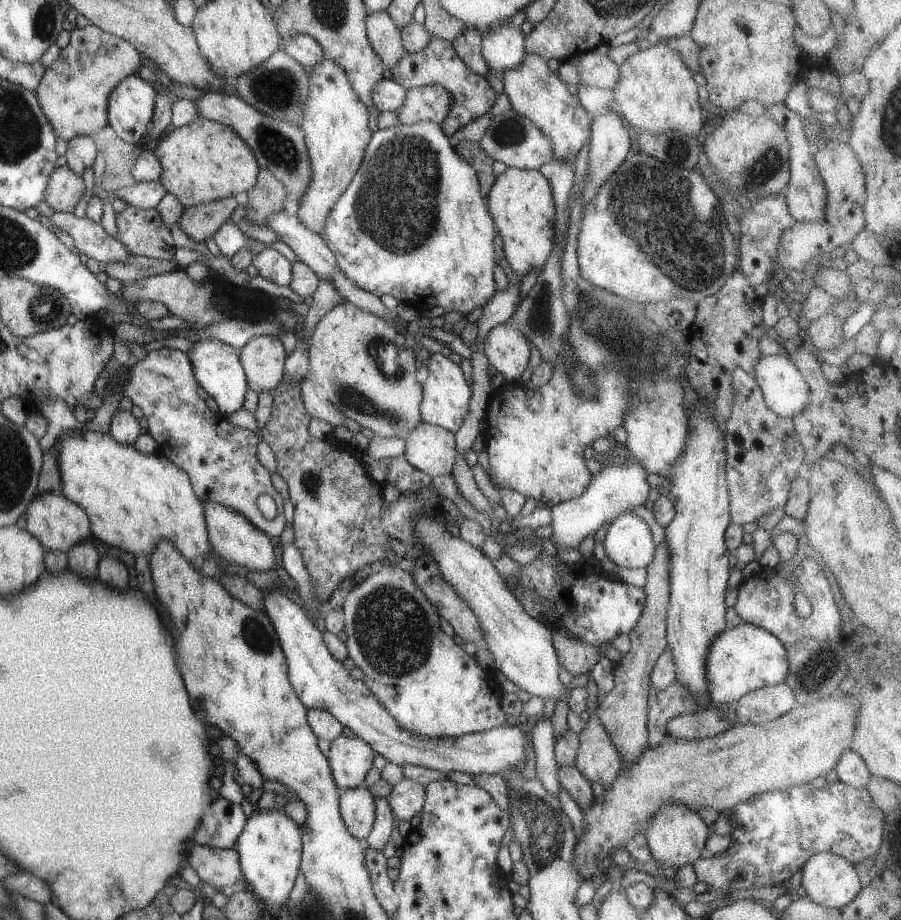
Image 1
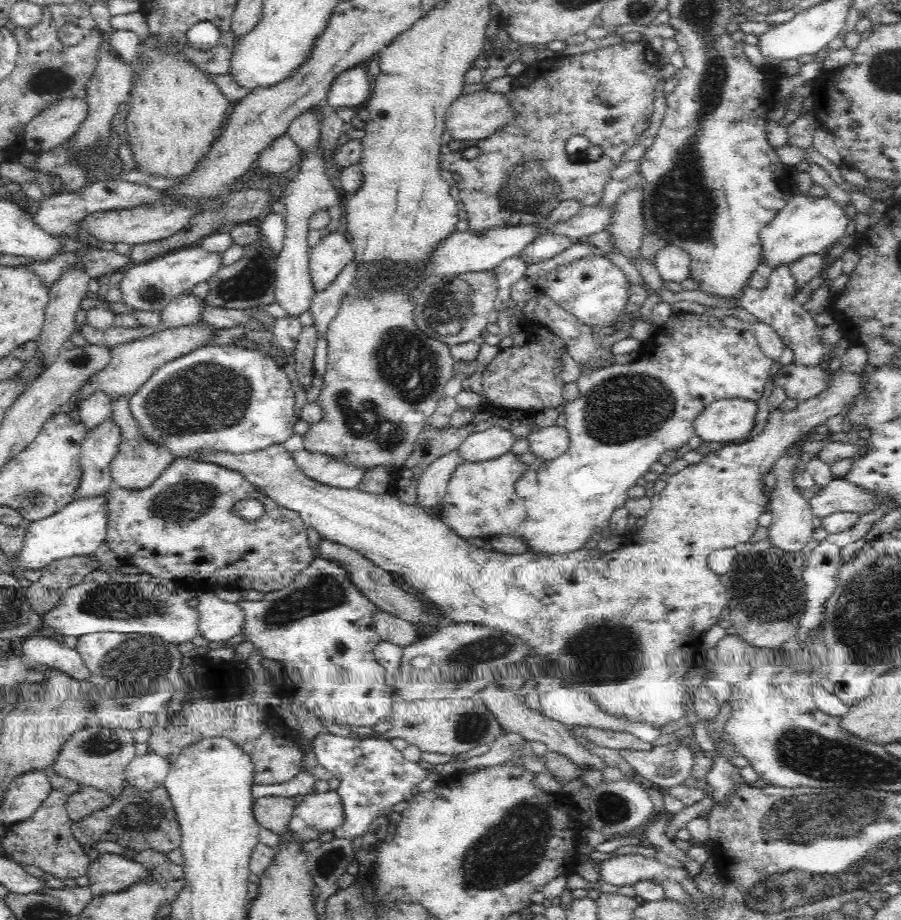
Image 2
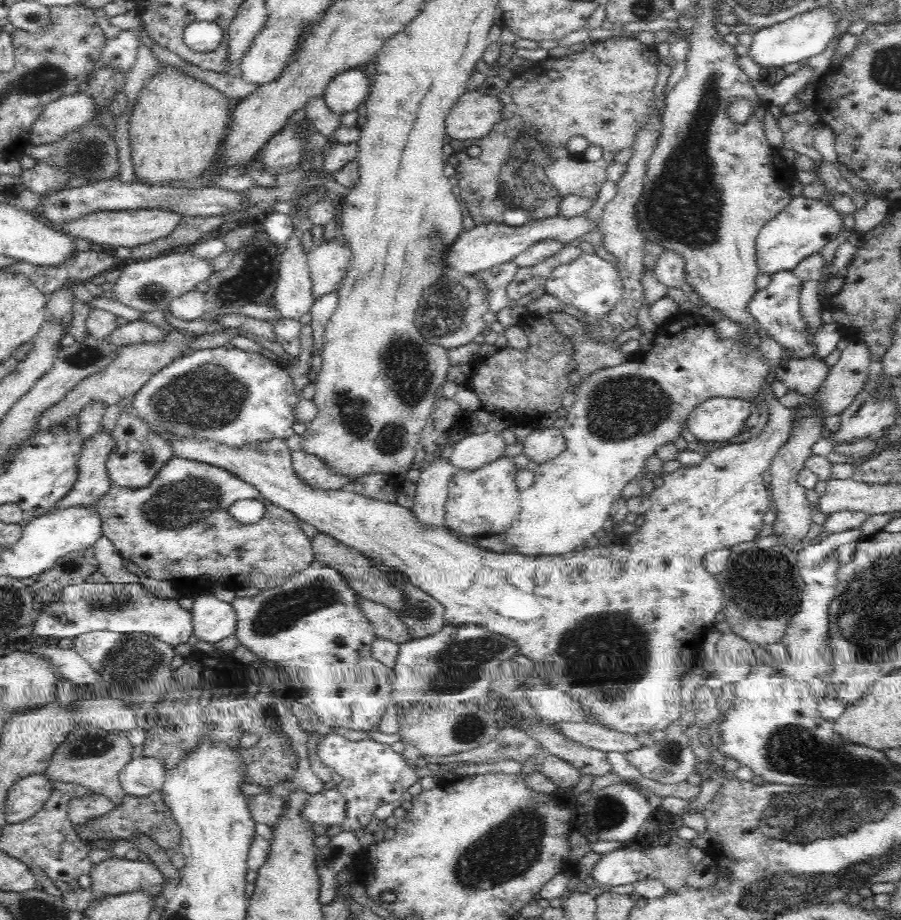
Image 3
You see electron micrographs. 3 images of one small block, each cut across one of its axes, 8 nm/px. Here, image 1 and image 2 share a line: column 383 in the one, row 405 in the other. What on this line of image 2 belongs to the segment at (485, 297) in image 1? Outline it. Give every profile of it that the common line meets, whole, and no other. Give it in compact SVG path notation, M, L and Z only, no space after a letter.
M236 344L229 345L208 345L198 350L190 351L188 354L182 355L180 358L175 358L172 362L167 362L142 383L129 397L129 409L134 423L136 423L137 432L142 438L145 438L150 444L154 446L161 446L168 454L173 456L174 460L178 458L186 460L194 460L196 462L204 461L204 450L207 452L230 453L230 454L250 454L270 445L281 444L287 438L295 434L293 429L299 417L294 411L294 396L296 390L290 382L290 378L286 375L286 370L283 369L277 359L270 355L263 353L259 349L248 349Z

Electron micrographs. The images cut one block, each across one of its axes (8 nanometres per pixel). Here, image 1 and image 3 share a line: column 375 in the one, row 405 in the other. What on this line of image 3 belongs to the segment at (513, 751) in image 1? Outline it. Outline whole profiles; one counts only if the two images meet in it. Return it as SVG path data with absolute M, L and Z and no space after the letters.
M710 398L708 402L702 402L698 408L692 410L687 430L702 442L724 442L725 444L744 432L748 418L751 416L752 406L752 401L740 398Z

